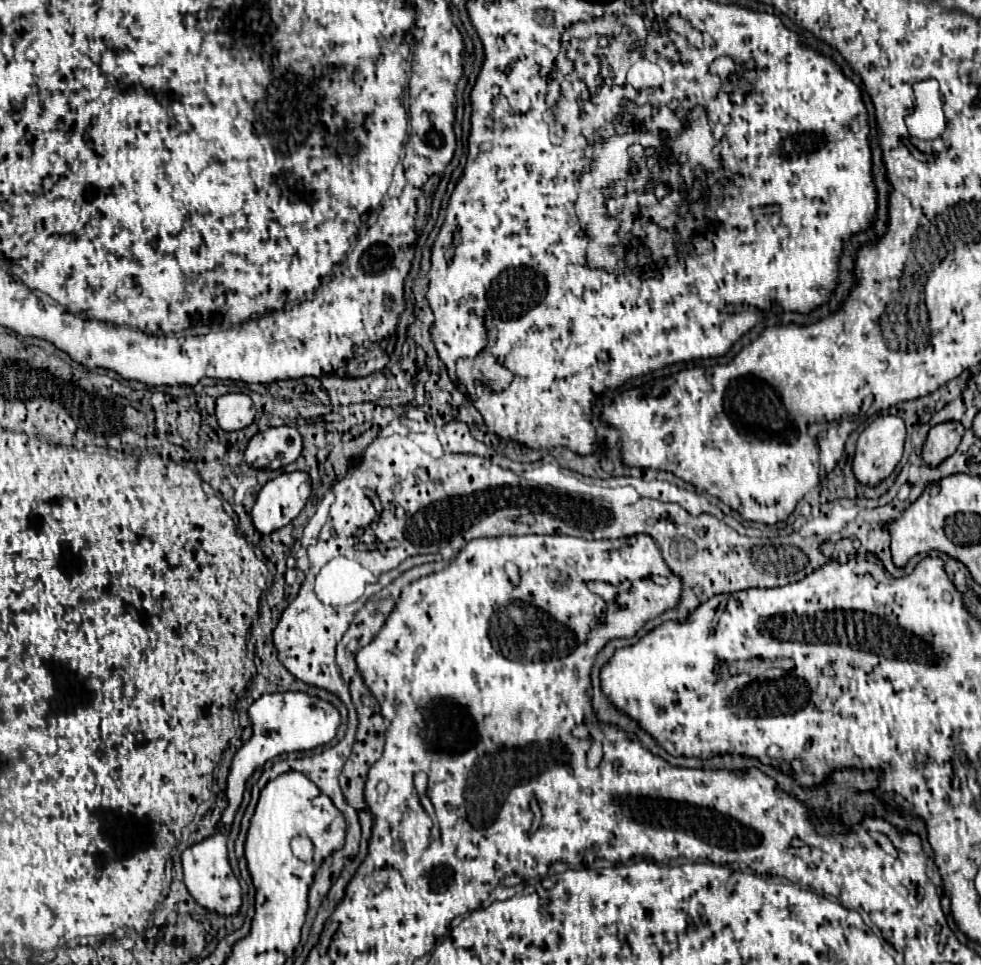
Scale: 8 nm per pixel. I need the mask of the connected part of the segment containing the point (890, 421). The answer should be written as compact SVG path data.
M879 415L875 421L871 421L857 439L857 449L855 449L855 459L853 459L855 479L861 485L877 487L883 479L887 479L895 471L897 463L901 461L905 440L905 423L903 423L901 417Z

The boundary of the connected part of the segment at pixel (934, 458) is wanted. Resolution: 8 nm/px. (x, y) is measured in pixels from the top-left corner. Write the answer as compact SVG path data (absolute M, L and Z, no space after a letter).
M955 421L935 425L923 445L923 461L929 467L937 467L939 463L943 463L943 459L951 457L963 437L963 431L963 425Z

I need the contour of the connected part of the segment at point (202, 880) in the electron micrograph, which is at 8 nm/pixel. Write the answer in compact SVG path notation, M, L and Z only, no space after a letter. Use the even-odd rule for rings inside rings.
M208 837L204 841L189 847L181 855L183 871L185 871L185 885L189 895L211 913L219 915L237 915L241 907L241 885L235 879L228 859L227 838Z

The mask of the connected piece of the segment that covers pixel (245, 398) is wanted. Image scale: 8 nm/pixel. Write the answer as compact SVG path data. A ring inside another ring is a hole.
M227 393L217 399L215 407L217 423L223 431L239 431L253 423L255 407L249 395L245 393Z

